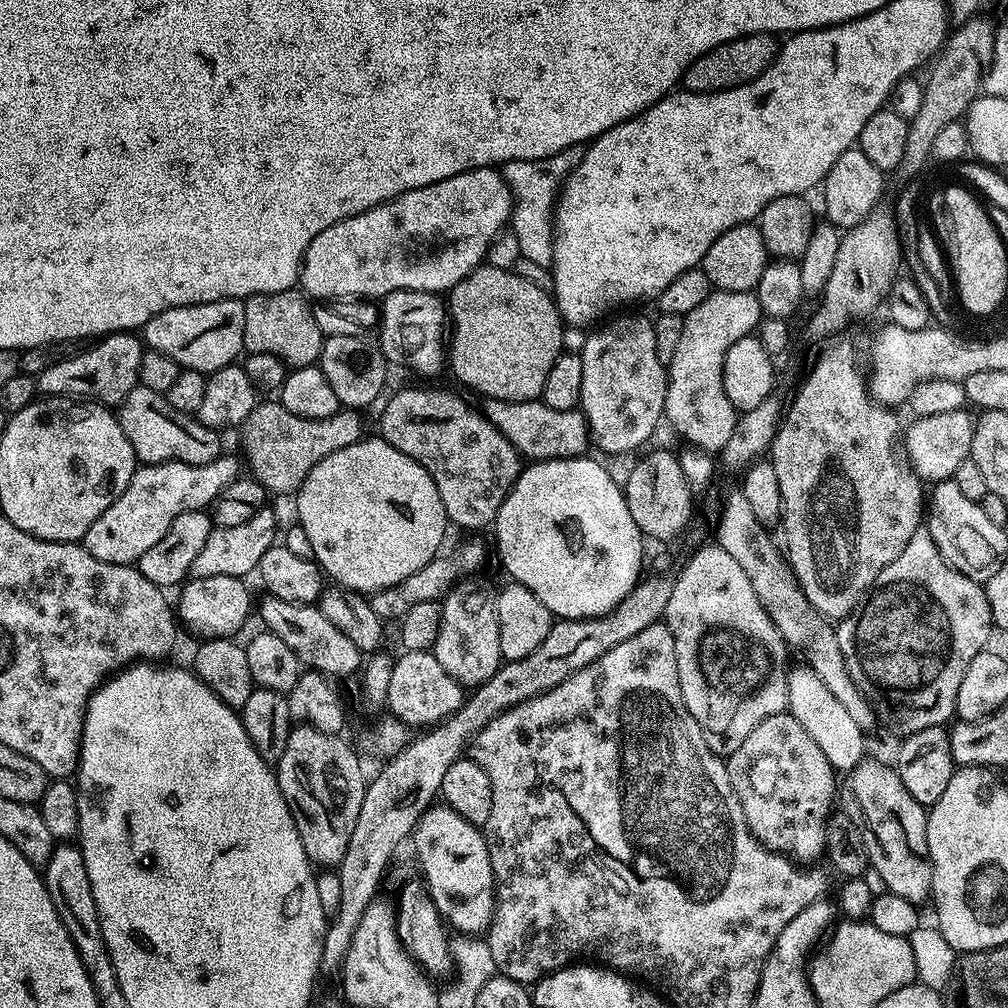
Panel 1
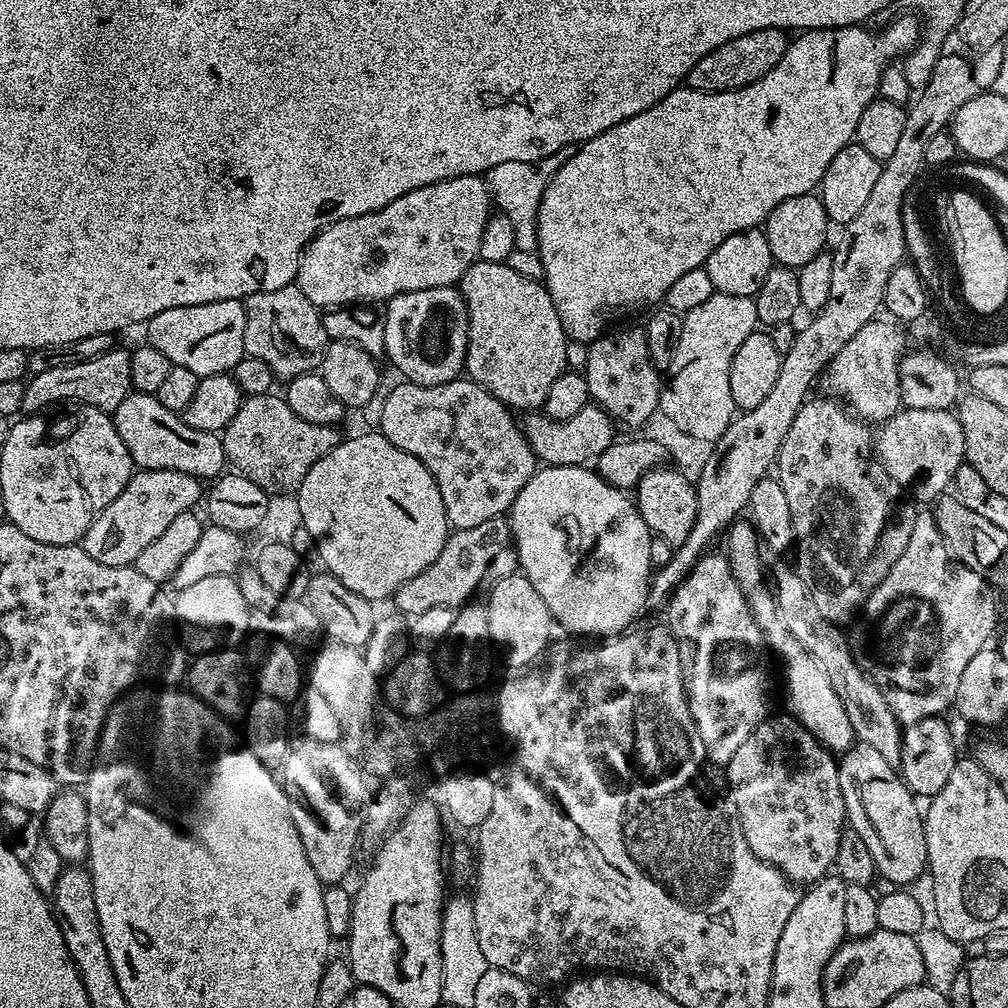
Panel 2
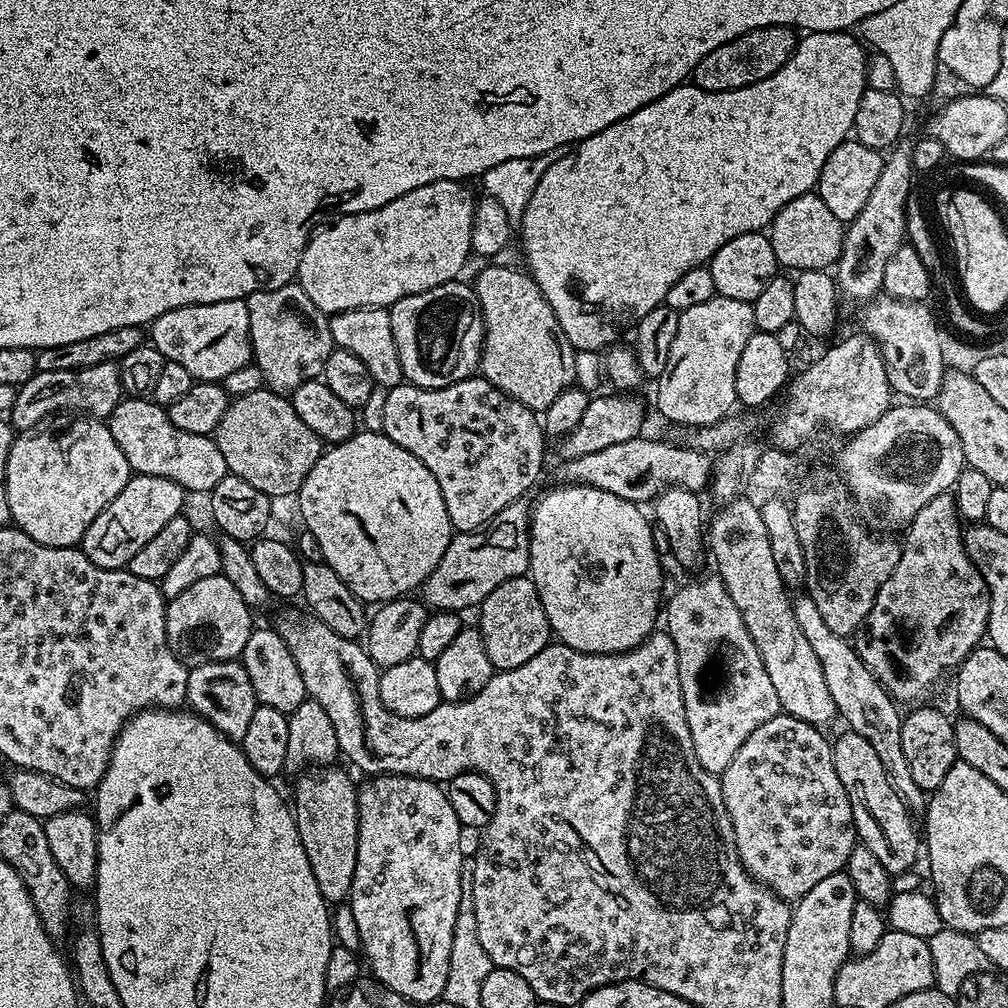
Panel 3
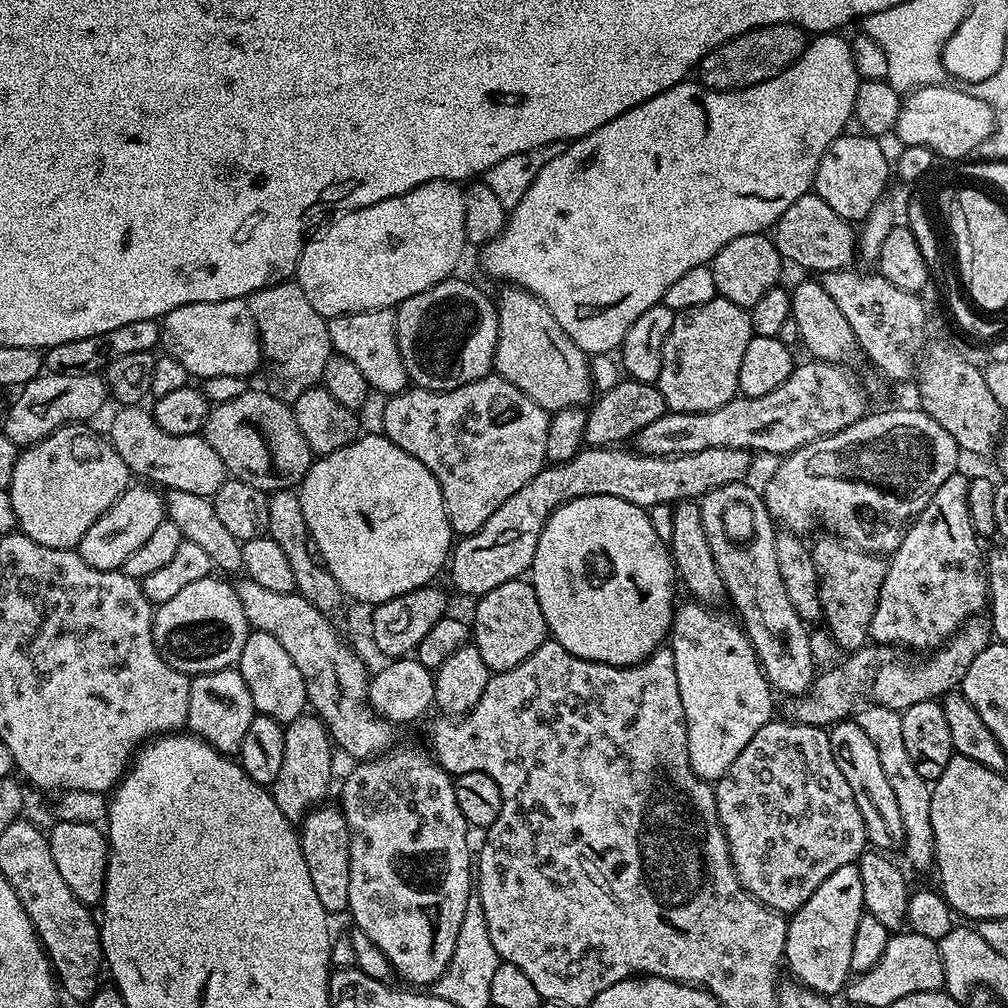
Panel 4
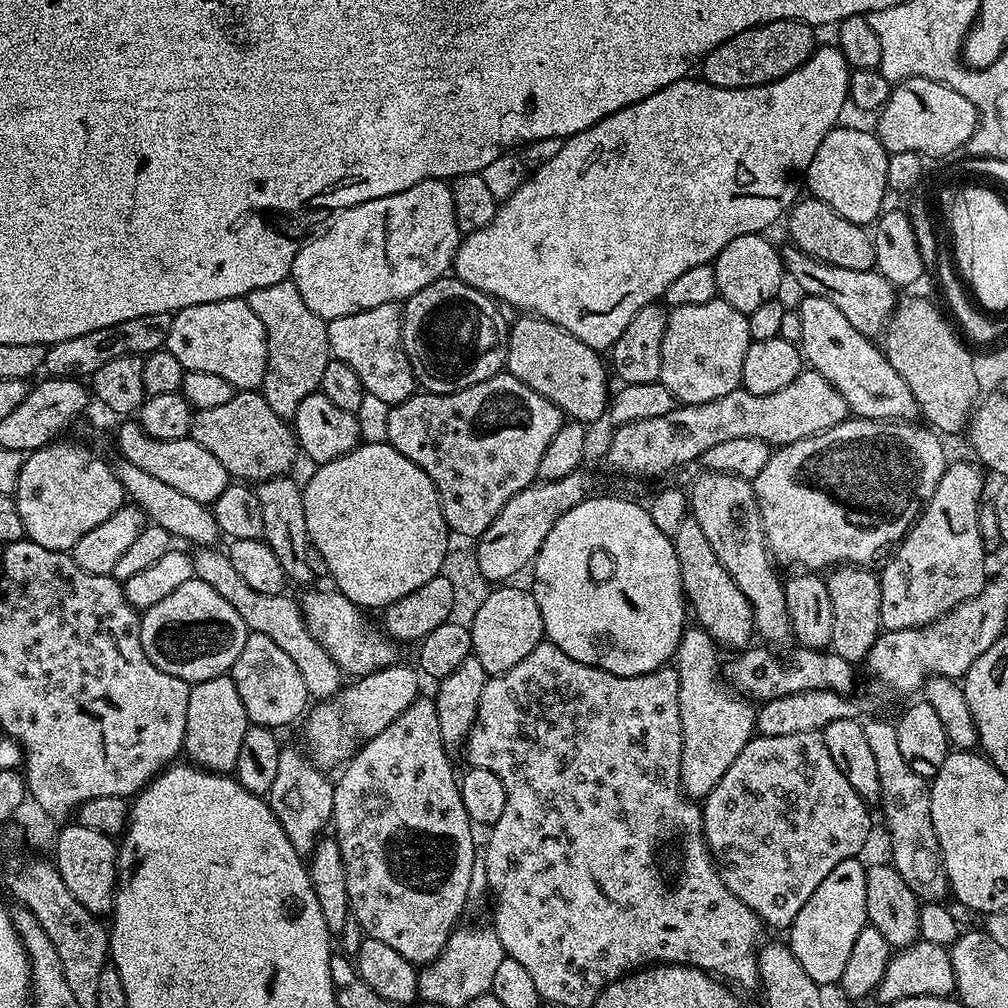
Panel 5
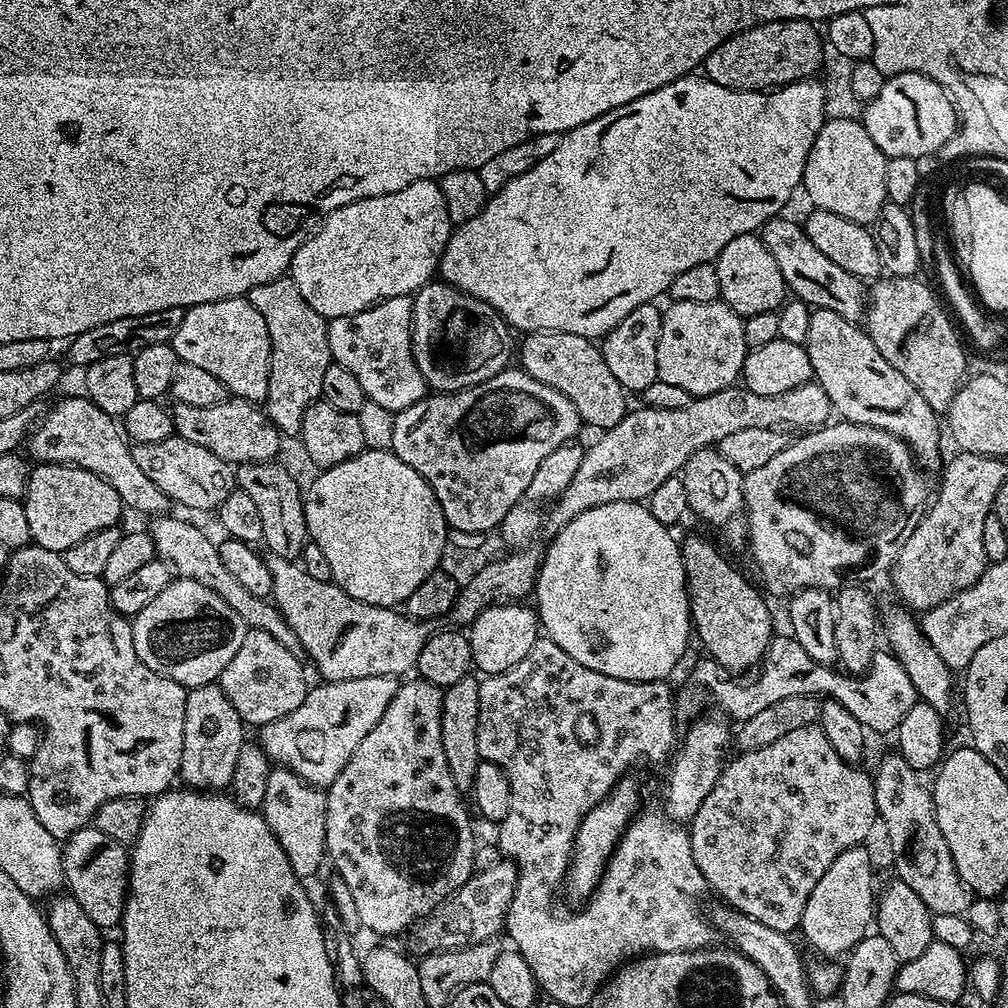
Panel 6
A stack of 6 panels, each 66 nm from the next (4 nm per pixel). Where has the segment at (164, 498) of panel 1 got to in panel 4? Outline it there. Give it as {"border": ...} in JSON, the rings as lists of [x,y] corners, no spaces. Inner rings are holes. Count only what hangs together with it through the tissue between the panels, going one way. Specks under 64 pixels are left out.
{"border":[[[130,486],[113,502],[110,510],[106,510],[106,514],[102,514],[90,530],[86,530],[78,551],[90,566],[107,572],[123,569],[126,558],[130,558],[130,554],[134,554],[134,550],[138,550],[138,546],[142,546],[142,542],[146,542],[146,538],[150,538],[150,534],[154,534],[154,530],[158,530],[160,523],[166,519],[166,504],[159,496],[161,493],[152,486],[140,487],[144,488]]]}

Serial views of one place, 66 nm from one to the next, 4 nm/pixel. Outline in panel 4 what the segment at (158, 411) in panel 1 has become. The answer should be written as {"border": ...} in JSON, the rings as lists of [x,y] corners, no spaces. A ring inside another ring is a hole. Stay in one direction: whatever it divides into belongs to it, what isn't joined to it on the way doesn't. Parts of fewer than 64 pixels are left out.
{"border":[[[120,406],[115,410],[117,412],[108,424],[106,436],[111,440],[114,450],[118,450],[122,462],[126,462],[133,477],[141,476],[144,479],[141,481],[151,482],[164,490],[186,490],[186,494],[209,498],[215,496],[224,485],[226,473],[222,458],[214,454],[214,446],[210,446],[203,435],[166,434],[166,430],[154,422],[151,411],[144,406]]]}

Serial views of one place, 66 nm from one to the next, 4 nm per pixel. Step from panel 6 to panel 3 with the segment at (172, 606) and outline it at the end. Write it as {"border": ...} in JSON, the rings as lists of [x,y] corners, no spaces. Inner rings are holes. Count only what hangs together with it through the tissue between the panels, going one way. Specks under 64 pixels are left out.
{"border":[[[224,575],[202,578],[190,590],[171,597],[166,604],[166,638],[170,650],[183,664],[195,666],[243,657],[246,638],[254,627],[253,609]]]}

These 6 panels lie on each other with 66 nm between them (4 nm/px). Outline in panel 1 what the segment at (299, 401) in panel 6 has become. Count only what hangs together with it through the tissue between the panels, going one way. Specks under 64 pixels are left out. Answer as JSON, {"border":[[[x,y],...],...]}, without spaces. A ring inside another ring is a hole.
{"border":[[[296,290],[247,297],[244,300],[245,349],[258,354],[274,354],[274,358],[281,360],[289,369],[313,367],[320,359],[326,337],[307,302]]]}

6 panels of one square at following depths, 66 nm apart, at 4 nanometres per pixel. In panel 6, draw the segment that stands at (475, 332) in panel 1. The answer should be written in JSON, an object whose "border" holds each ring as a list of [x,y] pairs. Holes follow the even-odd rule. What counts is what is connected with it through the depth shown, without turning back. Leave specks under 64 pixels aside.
{"border":[[[530,332],[523,337],[524,340],[518,344],[518,364],[526,374],[538,378],[538,382],[546,382],[546,386],[555,386],[559,392],[566,394],[570,402],[578,410],[581,421],[595,430],[607,430],[618,426],[622,418],[630,411],[629,397],[623,386],[610,374],[606,366],[606,358],[602,358],[599,347],[589,337],[578,334],[566,334],[565,332]]]}

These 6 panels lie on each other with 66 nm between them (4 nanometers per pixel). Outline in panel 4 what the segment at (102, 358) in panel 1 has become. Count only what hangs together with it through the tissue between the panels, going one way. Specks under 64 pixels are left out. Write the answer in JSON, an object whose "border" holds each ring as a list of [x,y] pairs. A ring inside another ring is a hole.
{"border":[[[53,372],[41,374],[34,377],[29,384],[15,393],[16,401],[8,408],[8,413],[4,416],[2,431],[10,442],[17,446],[27,446],[37,444],[38,441],[46,439],[51,432],[57,432],[65,424],[73,422],[91,421],[91,416],[103,406],[109,403],[108,386],[104,382],[103,375],[94,372],[83,372],[82,374],[54,374]]]}

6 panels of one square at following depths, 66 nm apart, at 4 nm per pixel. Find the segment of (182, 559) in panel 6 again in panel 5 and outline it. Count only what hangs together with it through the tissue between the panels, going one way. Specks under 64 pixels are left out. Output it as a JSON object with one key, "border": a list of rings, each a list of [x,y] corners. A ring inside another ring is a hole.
{"border":[[[204,546],[200,553],[194,556],[195,579],[206,582],[206,586],[214,586],[238,614],[242,614],[242,622],[246,622],[249,632],[266,634],[266,638],[279,646],[284,653],[290,654],[294,666],[298,666],[302,674],[302,682],[306,682],[306,690],[309,697],[317,701],[327,700],[329,696],[335,696],[342,687],[342,673],[340,668],[322,650],[322,646],[310,634],[310,630],[304,621],[304,615],[300,612],[300,605],[295,599],[291,600],[288,594],[261,594],[259,590],[250,587],[250,582],[230,566],[230,558],[223,551],[218,552],[214,546]]]}

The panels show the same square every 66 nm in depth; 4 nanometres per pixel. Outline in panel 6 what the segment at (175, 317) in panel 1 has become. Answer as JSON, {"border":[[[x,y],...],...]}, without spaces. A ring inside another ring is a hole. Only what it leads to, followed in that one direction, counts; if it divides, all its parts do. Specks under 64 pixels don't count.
{"border":[[[243,296],[202,302],[193,308],[187,309],[182,318],[182,326],[178,326],[178,334],[170,342],[176,351],[177,361],[199,366],[200,369],[214,374],[228,388],[235,399],[248,400],[254,405],[259,405],[266,398],[266,386],[270,378],[270,330],[266,326],[266,318],[258,314],[258,310]]]}

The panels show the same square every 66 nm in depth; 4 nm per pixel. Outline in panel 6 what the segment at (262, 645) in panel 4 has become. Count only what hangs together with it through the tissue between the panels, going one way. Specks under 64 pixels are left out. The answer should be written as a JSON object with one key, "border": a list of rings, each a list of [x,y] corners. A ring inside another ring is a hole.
{"border":[[[249,628],[245,631],[242,646],[238,646],[218,681],[226,698],[230,698],[230,706],[238,710],[245,725],[263,726],[278,718],[286,718],[290,710],[298,710],[298,706],[302,706],[310,681],[304,677],[299,659],[301,657],[297,653],[286,650],[286,646],[282,646],[278,638],[266,634],[266,630]]]}

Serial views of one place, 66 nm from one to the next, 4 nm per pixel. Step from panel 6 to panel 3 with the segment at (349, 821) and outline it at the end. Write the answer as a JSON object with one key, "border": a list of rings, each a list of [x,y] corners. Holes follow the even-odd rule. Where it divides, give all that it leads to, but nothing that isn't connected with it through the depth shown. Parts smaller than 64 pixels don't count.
{"border":[[[373,776],[359,785],[356,794],[358,806],[358,862],[354,866],[354,882],[350,893],[350,903],[354,910],[354,922],[358,922],[360,949],[371,979],[383,984],[402,998],[414,1002],[418,1006],[435,1005],[446,990],[446,978],[450,971],[451,947],[454,945],[455,922],[459,914],[459,900],[462,898],[462,864],[466,852],[460,849],[460,832],[462,825],[458,822],[458,814],[454,814],[454,806],[450,806],[447,791],[435,780],[423,780],[418,776]]]}

